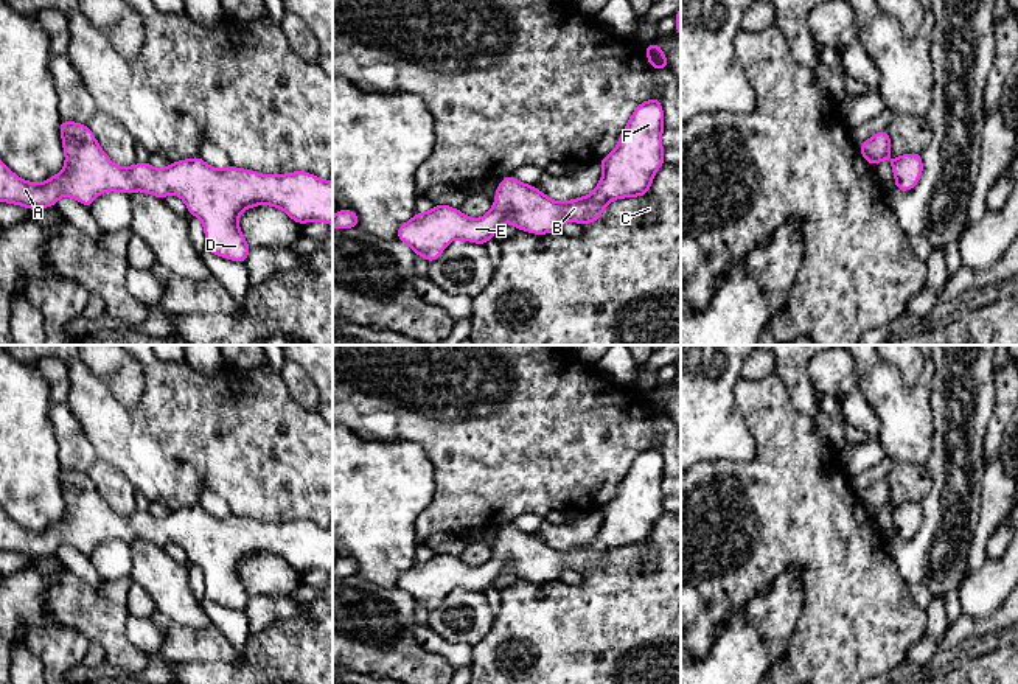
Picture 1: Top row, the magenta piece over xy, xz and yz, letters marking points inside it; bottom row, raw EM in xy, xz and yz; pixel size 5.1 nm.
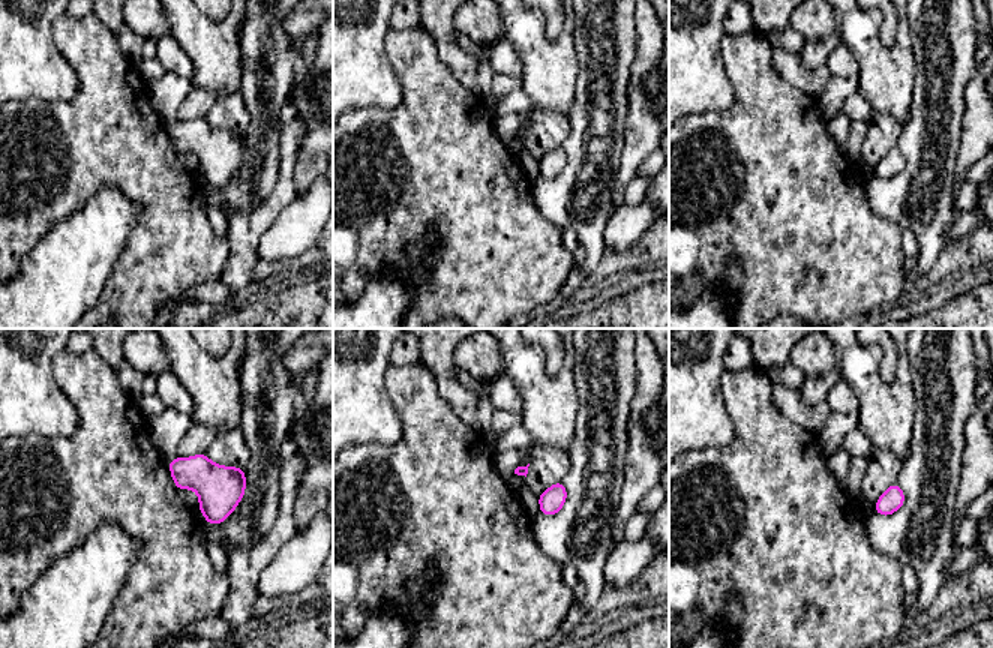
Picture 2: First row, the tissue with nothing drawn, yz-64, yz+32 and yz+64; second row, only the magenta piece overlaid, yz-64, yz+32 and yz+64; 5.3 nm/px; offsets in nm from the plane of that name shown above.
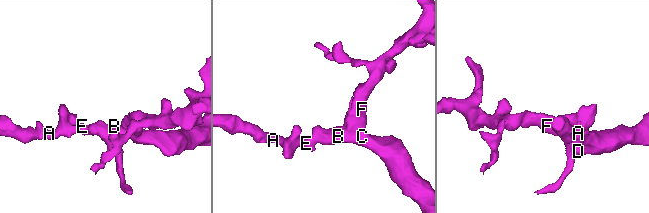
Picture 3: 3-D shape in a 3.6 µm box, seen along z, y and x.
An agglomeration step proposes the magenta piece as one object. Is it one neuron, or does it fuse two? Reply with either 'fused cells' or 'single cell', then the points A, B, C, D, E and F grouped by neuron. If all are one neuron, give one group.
single cell; groups A B C D E F

